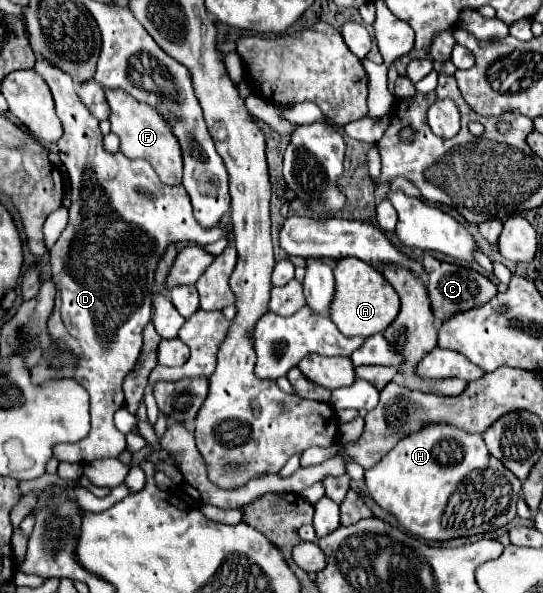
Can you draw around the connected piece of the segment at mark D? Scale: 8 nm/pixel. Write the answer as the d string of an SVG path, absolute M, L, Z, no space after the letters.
M42 57L36 59L34 69L48 83L56 101L56 113L64 125L64 135L58 141L58 151L64 167L68 169L72 185L68 227L62 231L60 239L50 249L52 279L56 284L55 306L50 316L50 335L56 339L56 343L60 343L60 347L74 353L78 357L78 363L56 369L50 367L47 360L42 357L40 363L31 370L31 380L33 384L40 385L52 378L72 378L90 393L90 433L78 443L60 443L54 449L54 457L58 461L90 463L96 459L118 457L126 449L124 435L114 427L114 413L124 405L122 381L134 367L142 349L142 329L146 327L152 315L154 273L160 257L172 243L194 241L198 245L210 245L226 237L228 231L220 225L212 229L202 229L202 225L194 219L186 189L182 185L164 185L148 161L134 161L124 157L122 153L108 153L102 145L104 135L100 133L98 121L80 101L76 85L72 77L68 77L68 73L56 69L54 65L48 65L48 61L44 61Z

